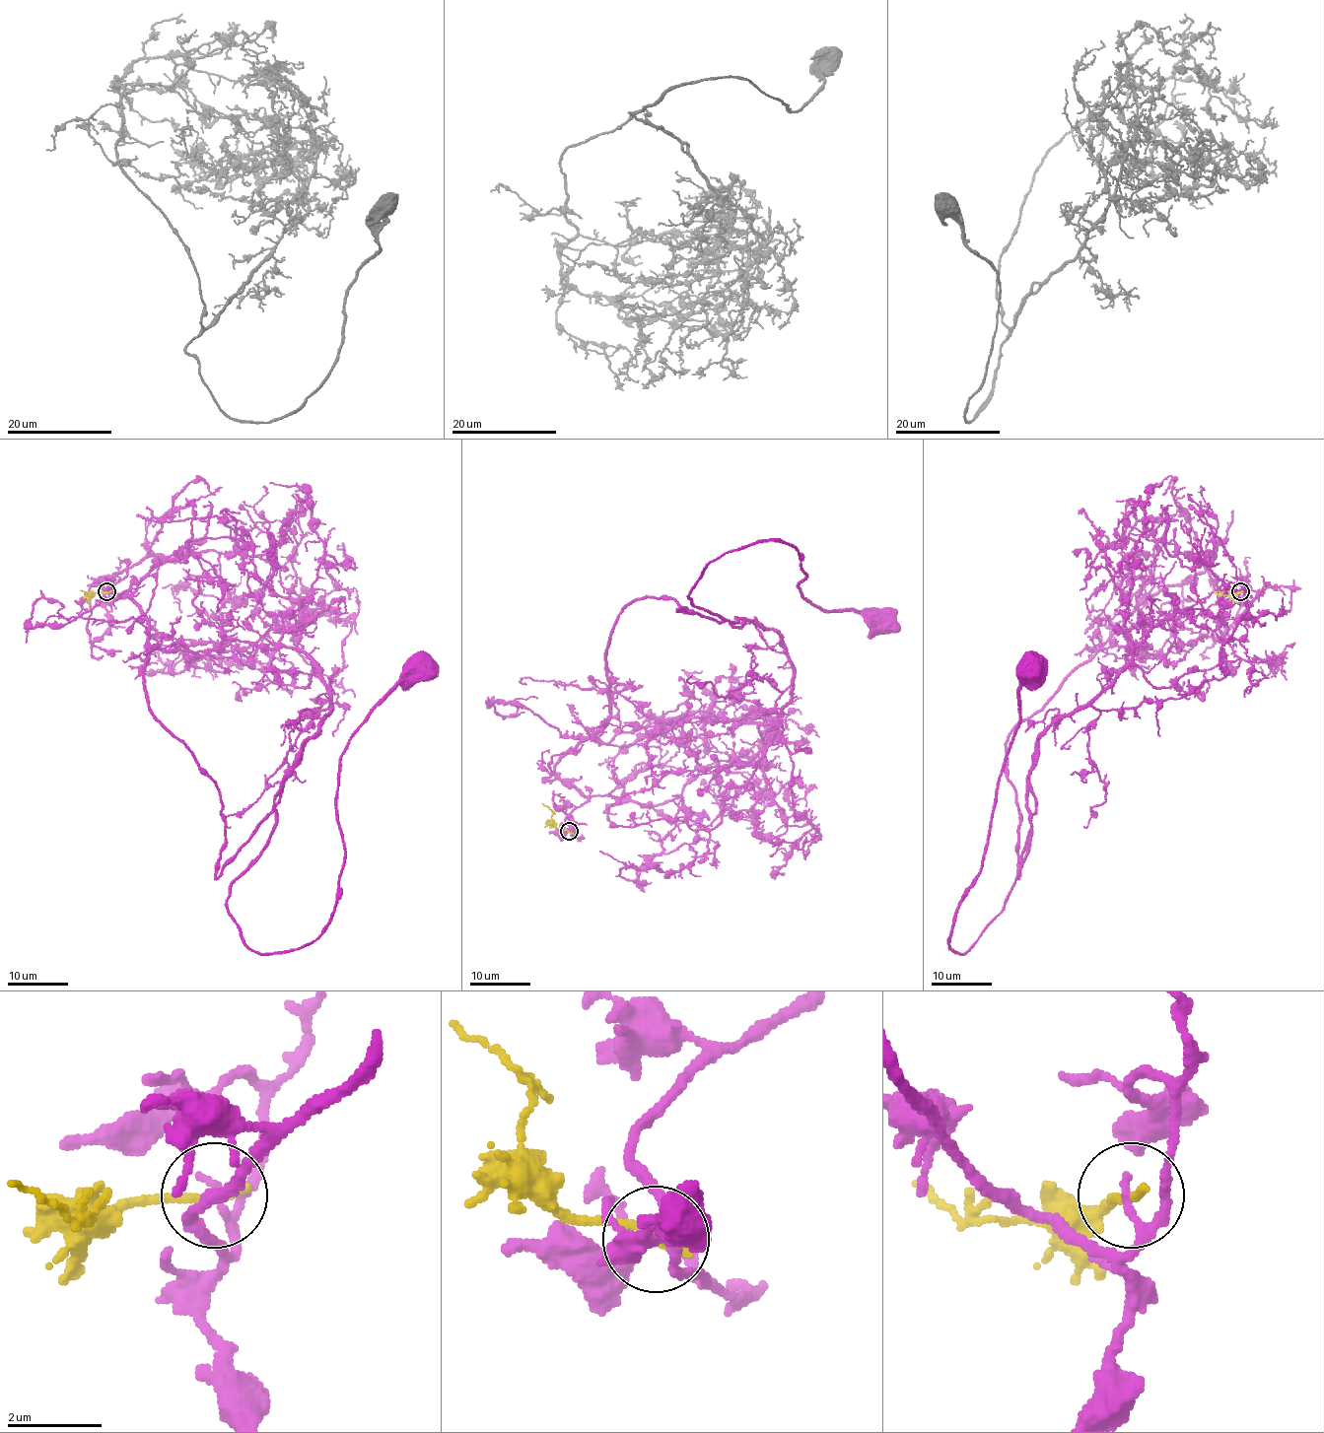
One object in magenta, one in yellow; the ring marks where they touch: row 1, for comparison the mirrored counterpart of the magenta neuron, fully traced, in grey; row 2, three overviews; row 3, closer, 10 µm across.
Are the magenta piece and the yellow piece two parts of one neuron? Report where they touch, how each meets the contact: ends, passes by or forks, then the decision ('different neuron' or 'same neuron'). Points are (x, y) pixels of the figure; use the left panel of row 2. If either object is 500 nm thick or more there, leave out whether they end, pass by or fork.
(106, 591) | magenta passes by | yellow ends | different neuron

